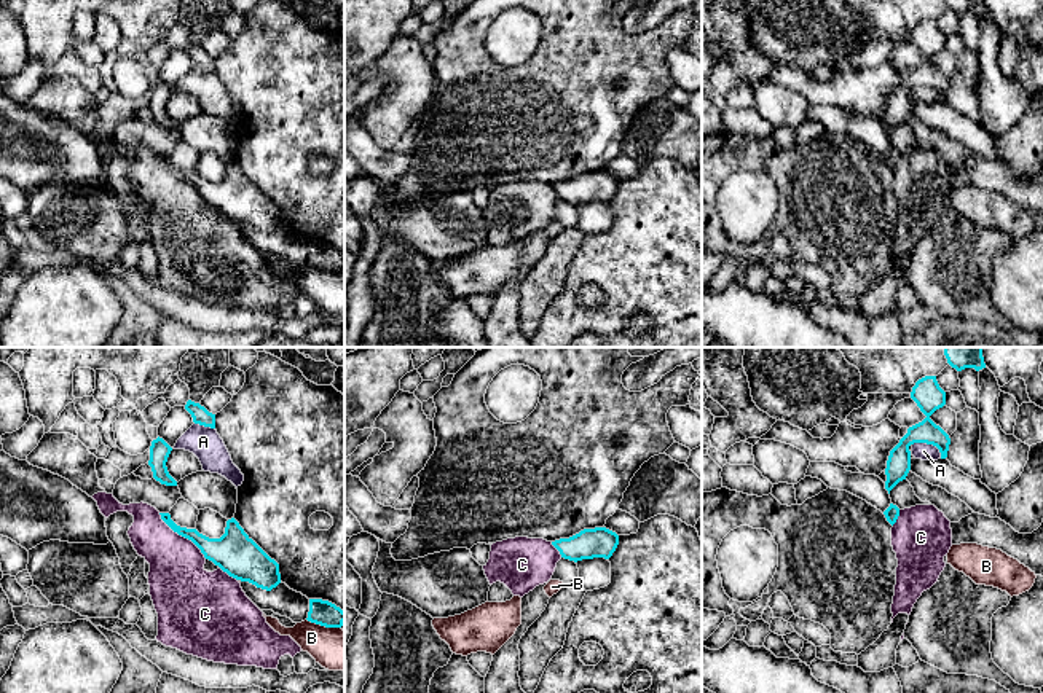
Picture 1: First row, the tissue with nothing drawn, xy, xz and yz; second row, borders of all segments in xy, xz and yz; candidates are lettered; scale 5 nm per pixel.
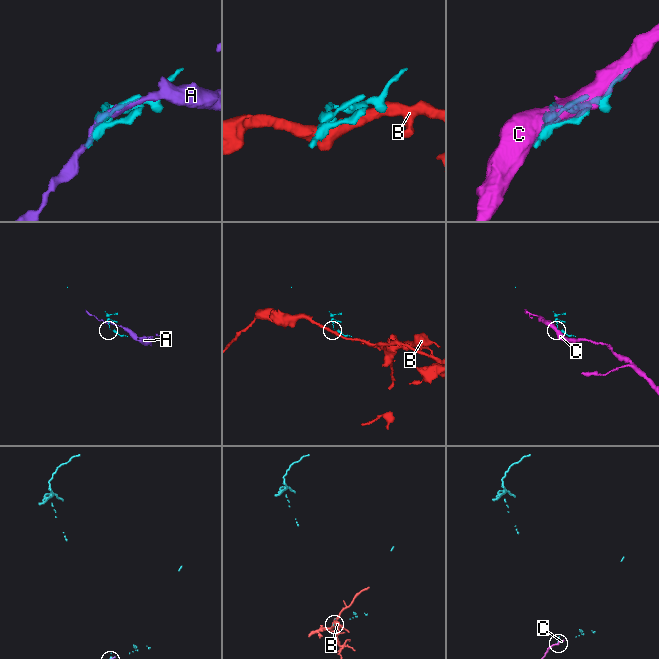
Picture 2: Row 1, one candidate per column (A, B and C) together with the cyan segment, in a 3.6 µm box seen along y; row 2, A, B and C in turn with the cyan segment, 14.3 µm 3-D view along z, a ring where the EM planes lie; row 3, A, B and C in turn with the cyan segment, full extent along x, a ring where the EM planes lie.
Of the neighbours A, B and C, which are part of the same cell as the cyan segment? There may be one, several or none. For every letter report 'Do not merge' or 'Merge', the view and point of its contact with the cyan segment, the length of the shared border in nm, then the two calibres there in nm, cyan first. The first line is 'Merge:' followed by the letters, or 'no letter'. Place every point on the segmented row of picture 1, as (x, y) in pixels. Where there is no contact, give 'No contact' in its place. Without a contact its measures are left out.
Merge: no letter
A: Do not merge. Touches cyan at yz (930, 443). Shared border 170 nm. Thickness 150 nm (cyan) against 90 nm
B: Do not merge. Touches cyan at xy (324, 625). Shared border 180 nm. Thickness 130 nm (cyan) against 220 nm
C: Do not merge. Touches cyan at xy (182, 536). Shared border 340 nm. Thickness 170 nm (cyan) against 300 nm

